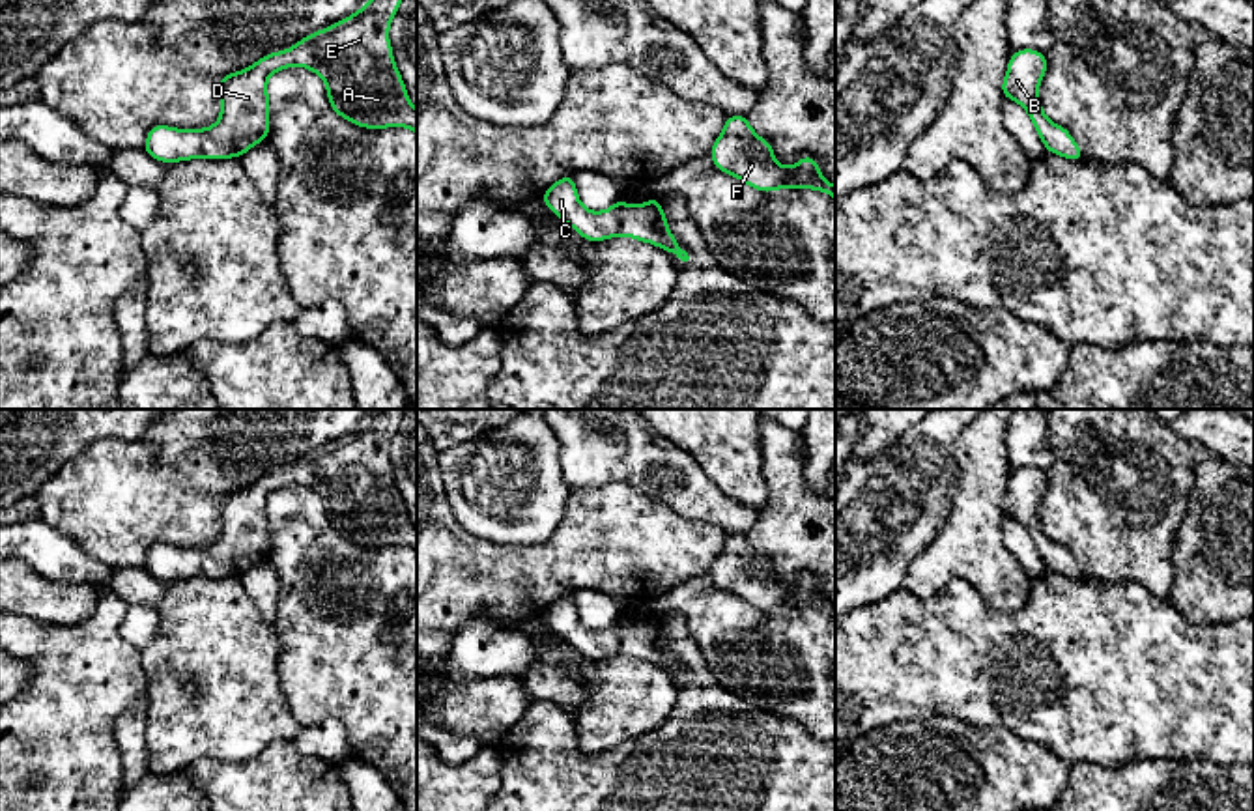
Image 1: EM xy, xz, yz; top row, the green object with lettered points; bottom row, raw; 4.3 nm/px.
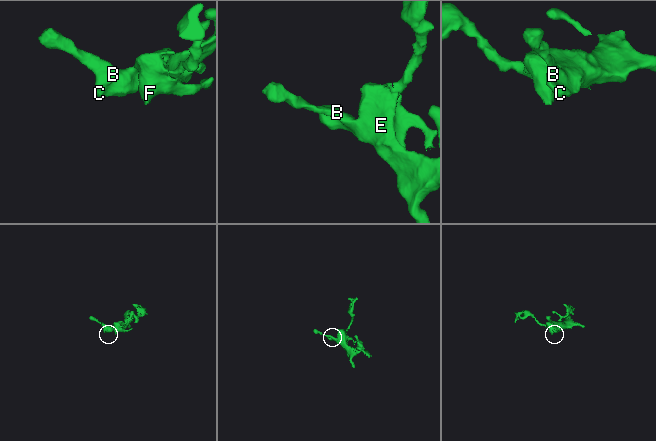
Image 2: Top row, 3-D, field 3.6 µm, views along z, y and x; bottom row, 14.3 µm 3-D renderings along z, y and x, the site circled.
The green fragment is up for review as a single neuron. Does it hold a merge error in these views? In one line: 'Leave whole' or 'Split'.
Leave whole

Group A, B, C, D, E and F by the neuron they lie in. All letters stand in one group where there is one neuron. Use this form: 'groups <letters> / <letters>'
groups A B C D E F

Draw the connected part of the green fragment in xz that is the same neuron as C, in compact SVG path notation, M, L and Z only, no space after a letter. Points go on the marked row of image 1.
M566 176L544 192L542 202L587 241L624 235L673 252L682 262L690 260L688 252L678 247L667 228L667 217L656 196L647 204L624 204L617 200L606 211L591 211L579 202L574 176Z

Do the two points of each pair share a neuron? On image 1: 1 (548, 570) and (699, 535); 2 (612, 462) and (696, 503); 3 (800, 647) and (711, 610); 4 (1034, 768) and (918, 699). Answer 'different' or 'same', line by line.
1: same
2: same
3: same
4: different

